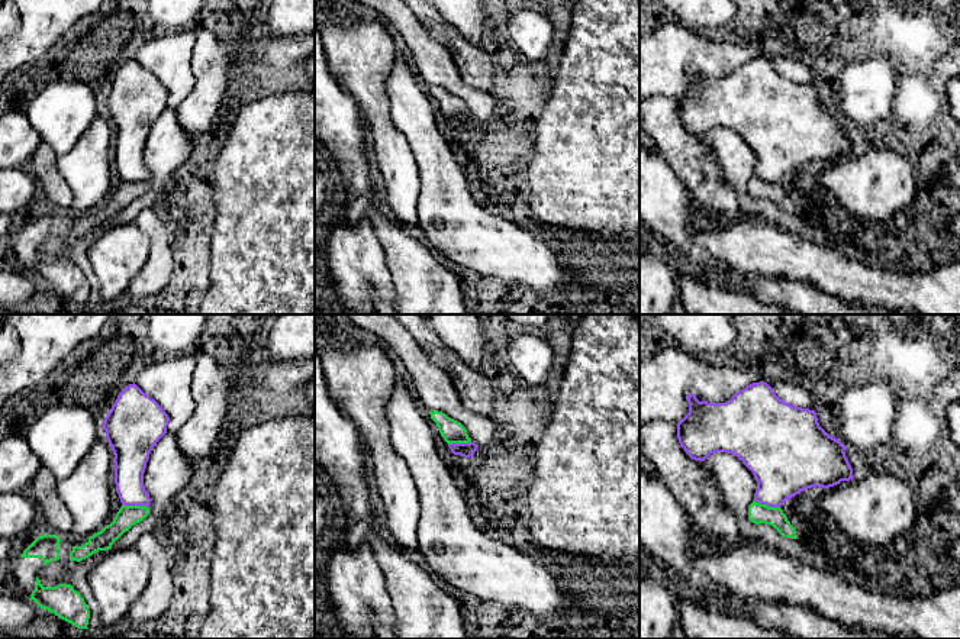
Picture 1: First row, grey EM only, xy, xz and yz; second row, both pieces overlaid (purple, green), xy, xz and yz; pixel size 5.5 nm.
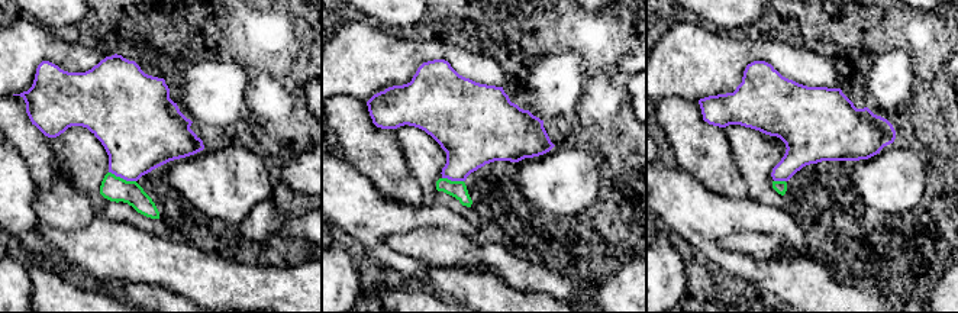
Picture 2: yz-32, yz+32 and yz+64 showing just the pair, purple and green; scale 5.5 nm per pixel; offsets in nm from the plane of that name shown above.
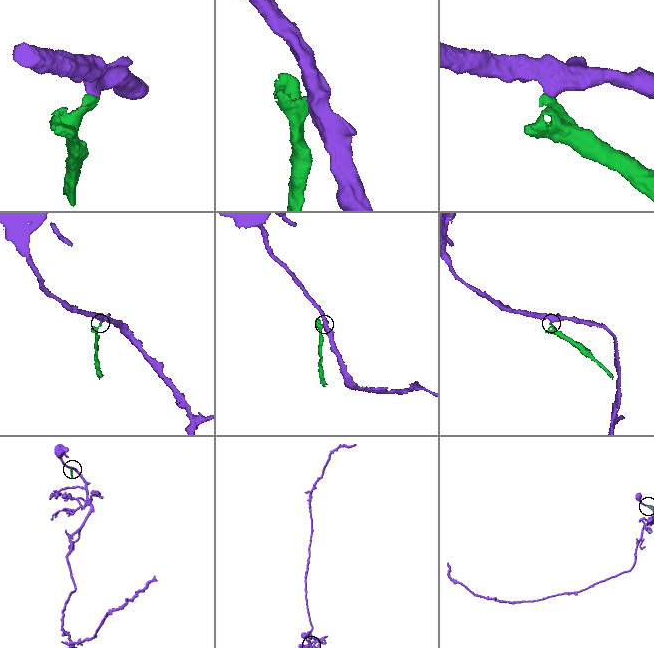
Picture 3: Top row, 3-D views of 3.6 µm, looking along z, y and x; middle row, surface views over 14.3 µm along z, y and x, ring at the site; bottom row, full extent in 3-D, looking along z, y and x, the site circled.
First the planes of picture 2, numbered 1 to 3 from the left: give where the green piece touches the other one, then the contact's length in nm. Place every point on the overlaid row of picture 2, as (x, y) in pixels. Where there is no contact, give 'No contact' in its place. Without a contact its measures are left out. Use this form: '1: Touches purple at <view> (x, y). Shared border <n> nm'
1: Touches purple at yz-32 (122, 177). Shared border 160 nm
2: Touches purple at yz+32 (452, 180). Shared border 120 nm
3: Touches purple at yz+64 (780, 180). Shared border 60 nm

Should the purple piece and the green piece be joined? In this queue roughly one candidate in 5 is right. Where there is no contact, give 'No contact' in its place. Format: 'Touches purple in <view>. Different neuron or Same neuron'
Touches purple in xy. Different neuron

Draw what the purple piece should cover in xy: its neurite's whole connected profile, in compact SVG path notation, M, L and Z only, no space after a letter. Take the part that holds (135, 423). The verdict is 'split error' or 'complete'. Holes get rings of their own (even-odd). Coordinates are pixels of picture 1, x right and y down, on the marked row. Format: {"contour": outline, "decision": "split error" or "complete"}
{"contour": "M135 383L126 385L104 417L103 429L113 451L115 484L122 506L149 507L144 472L149 454L167 433L170 417Z", "decision": "complete"}

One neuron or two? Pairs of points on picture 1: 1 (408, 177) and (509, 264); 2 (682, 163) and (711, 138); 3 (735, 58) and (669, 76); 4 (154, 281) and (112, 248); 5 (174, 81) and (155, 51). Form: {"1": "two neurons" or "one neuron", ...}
{"1": "two neurons", "2": "two neurons", "3": "one neuron", "4": "two neurons", "5": "one neuron"}

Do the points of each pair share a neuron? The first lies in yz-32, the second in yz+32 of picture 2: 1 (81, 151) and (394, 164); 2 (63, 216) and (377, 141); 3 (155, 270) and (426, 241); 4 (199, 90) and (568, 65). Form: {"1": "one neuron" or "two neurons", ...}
{"1": "two neurons", "2": "one neuron", "3": "one neuron", "4": "one neuron"}

